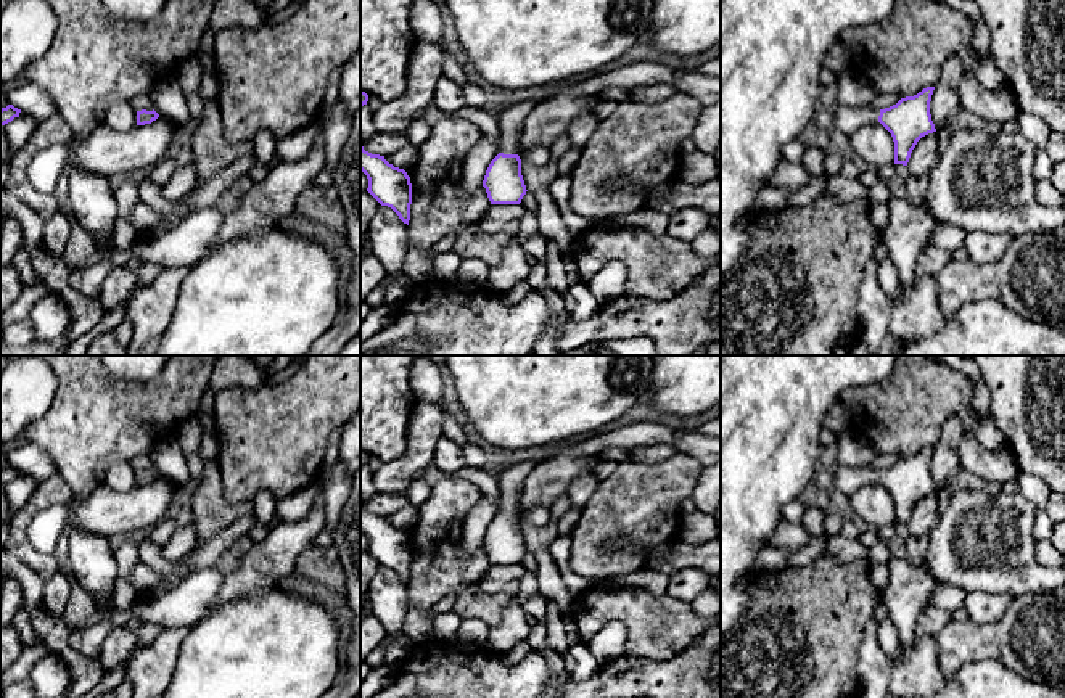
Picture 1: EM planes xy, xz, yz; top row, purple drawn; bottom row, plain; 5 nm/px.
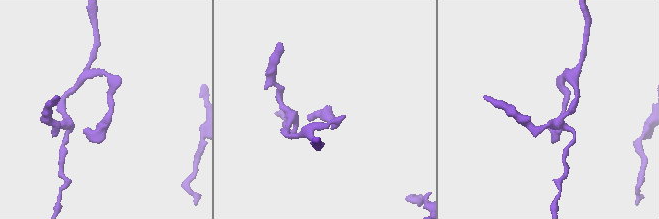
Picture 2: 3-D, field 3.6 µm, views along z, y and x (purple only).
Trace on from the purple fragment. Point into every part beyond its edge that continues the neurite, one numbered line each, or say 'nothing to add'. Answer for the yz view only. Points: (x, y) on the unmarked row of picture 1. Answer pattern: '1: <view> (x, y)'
1: yz (848, 480)

